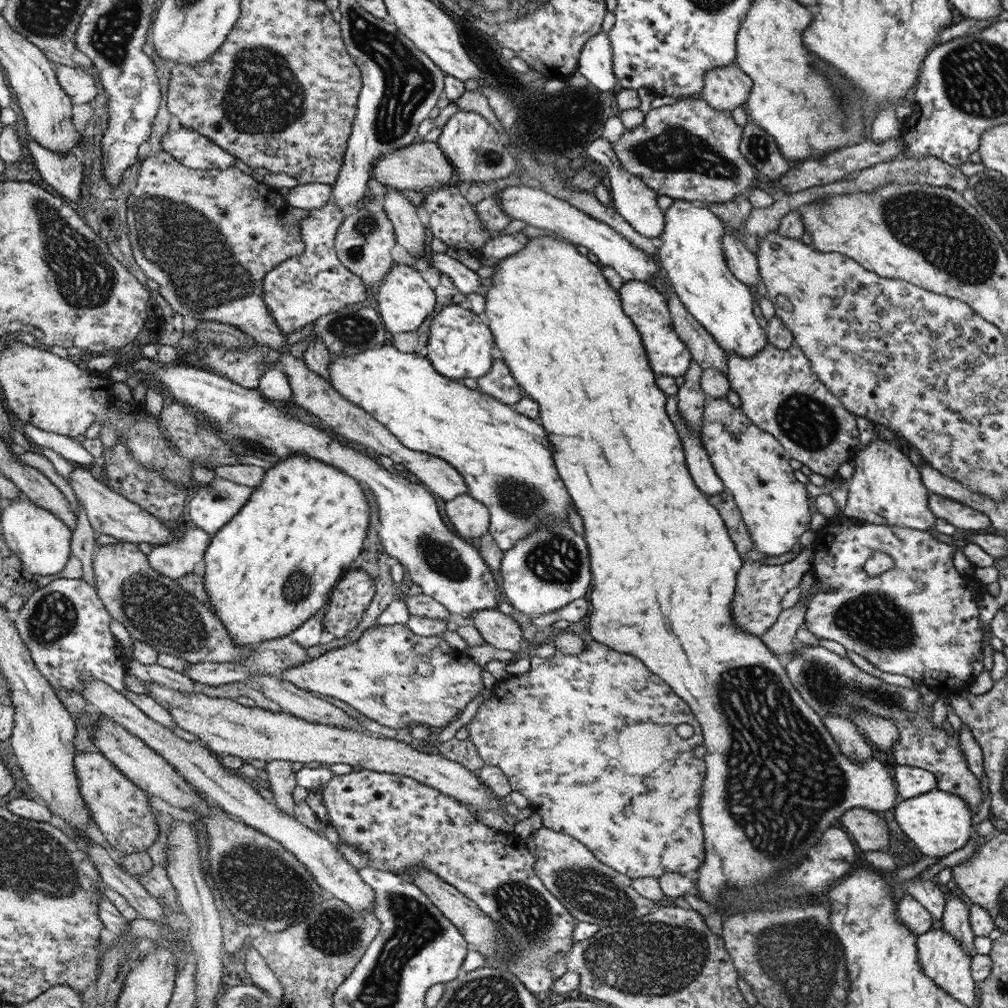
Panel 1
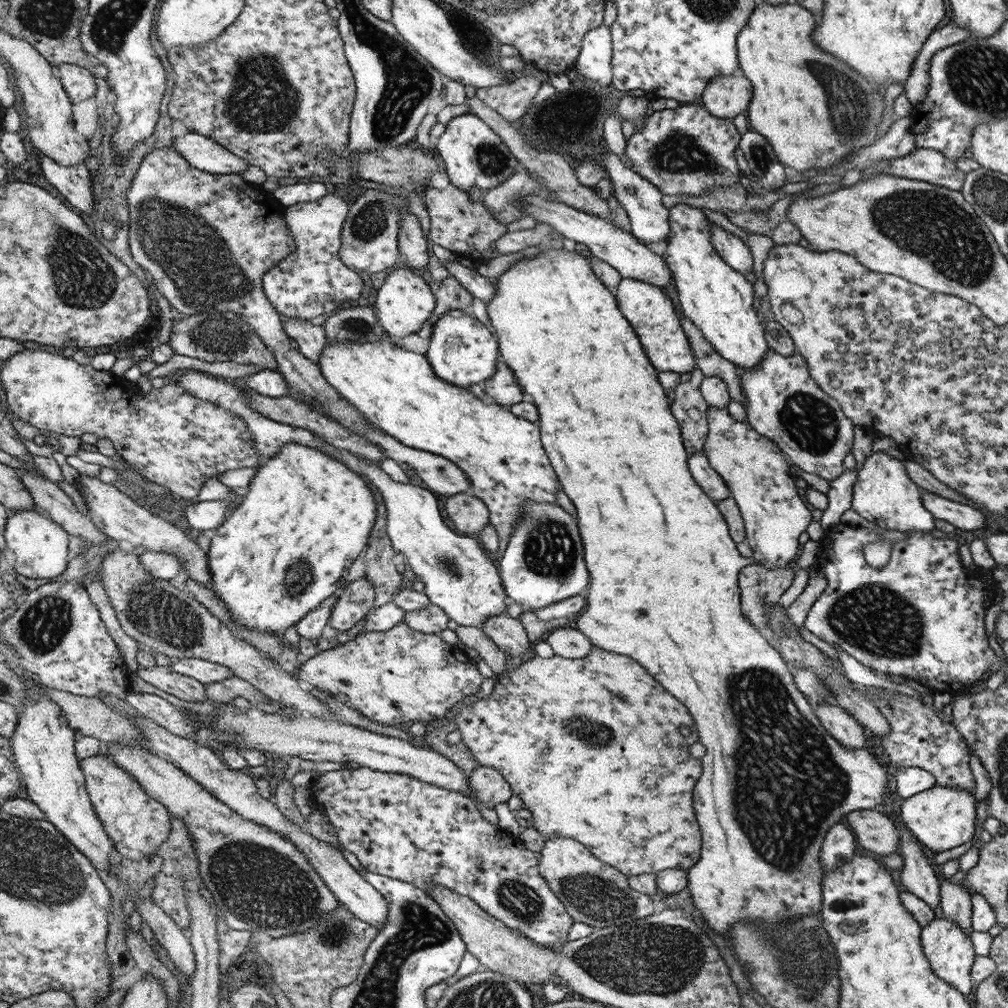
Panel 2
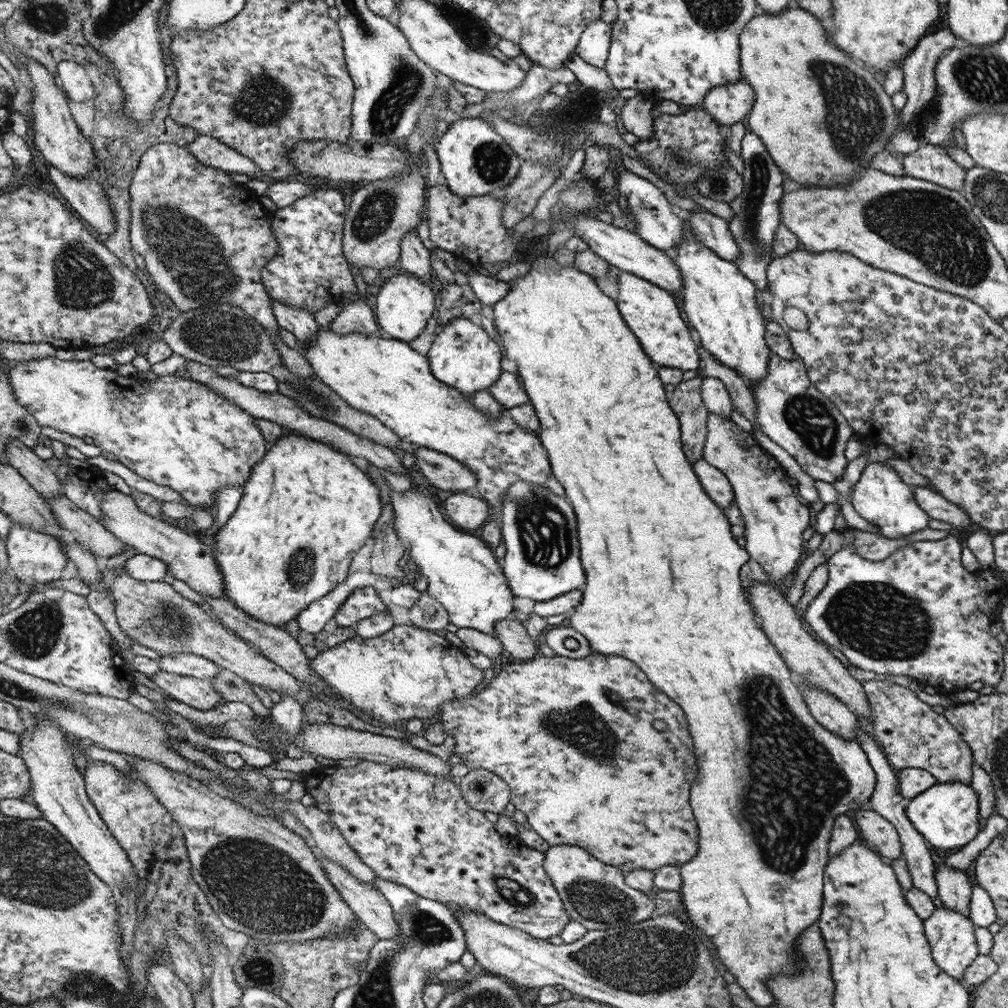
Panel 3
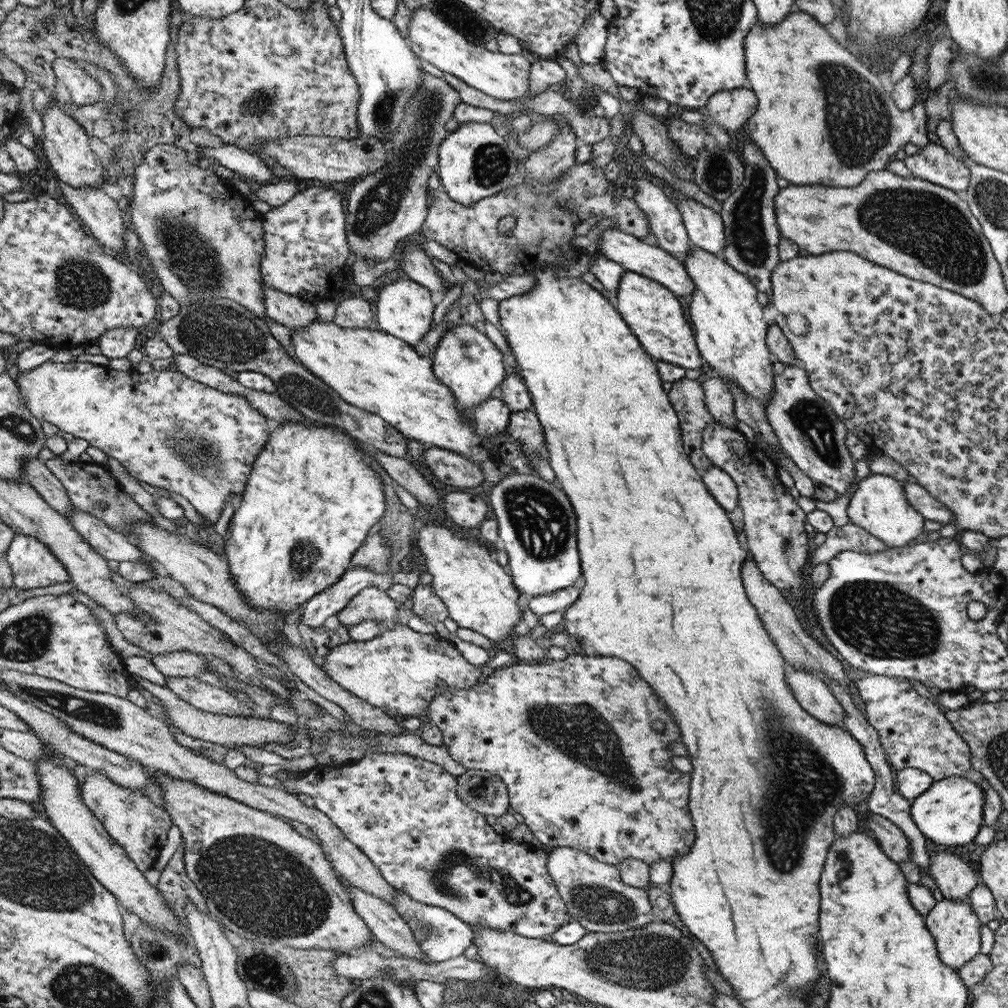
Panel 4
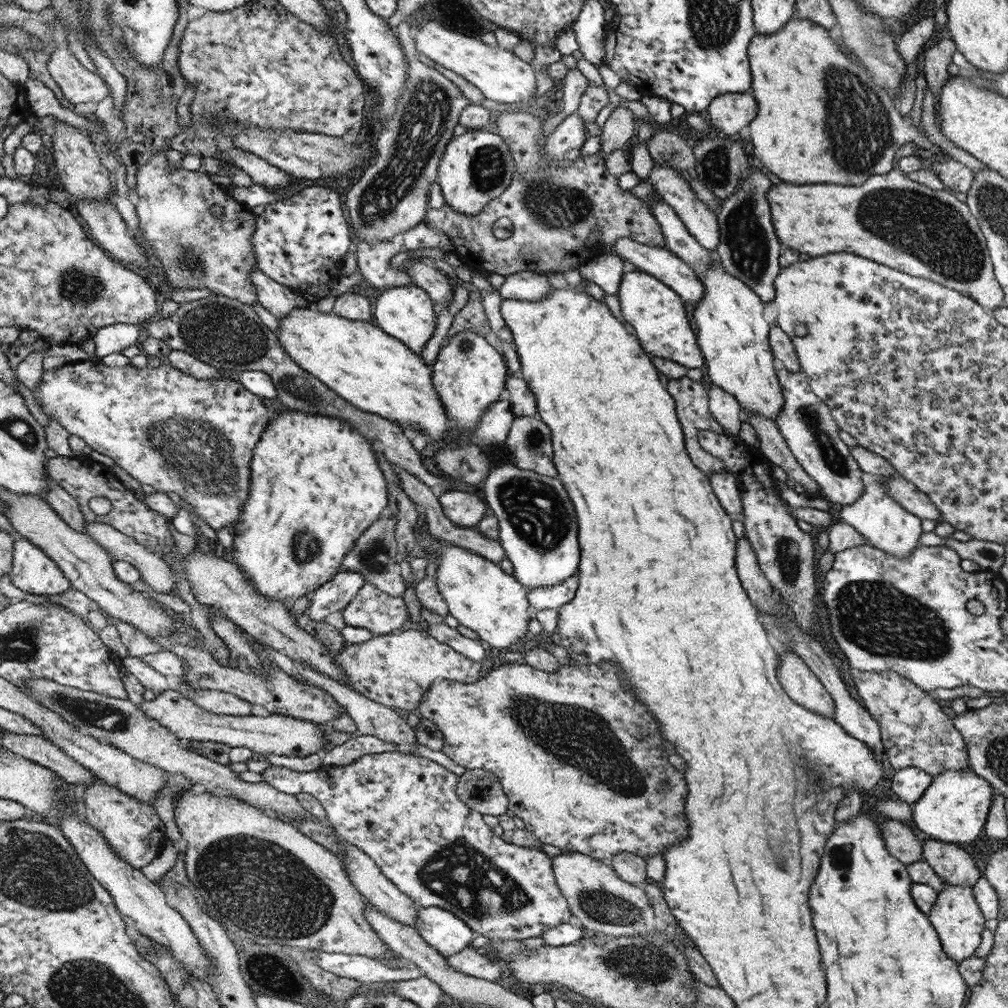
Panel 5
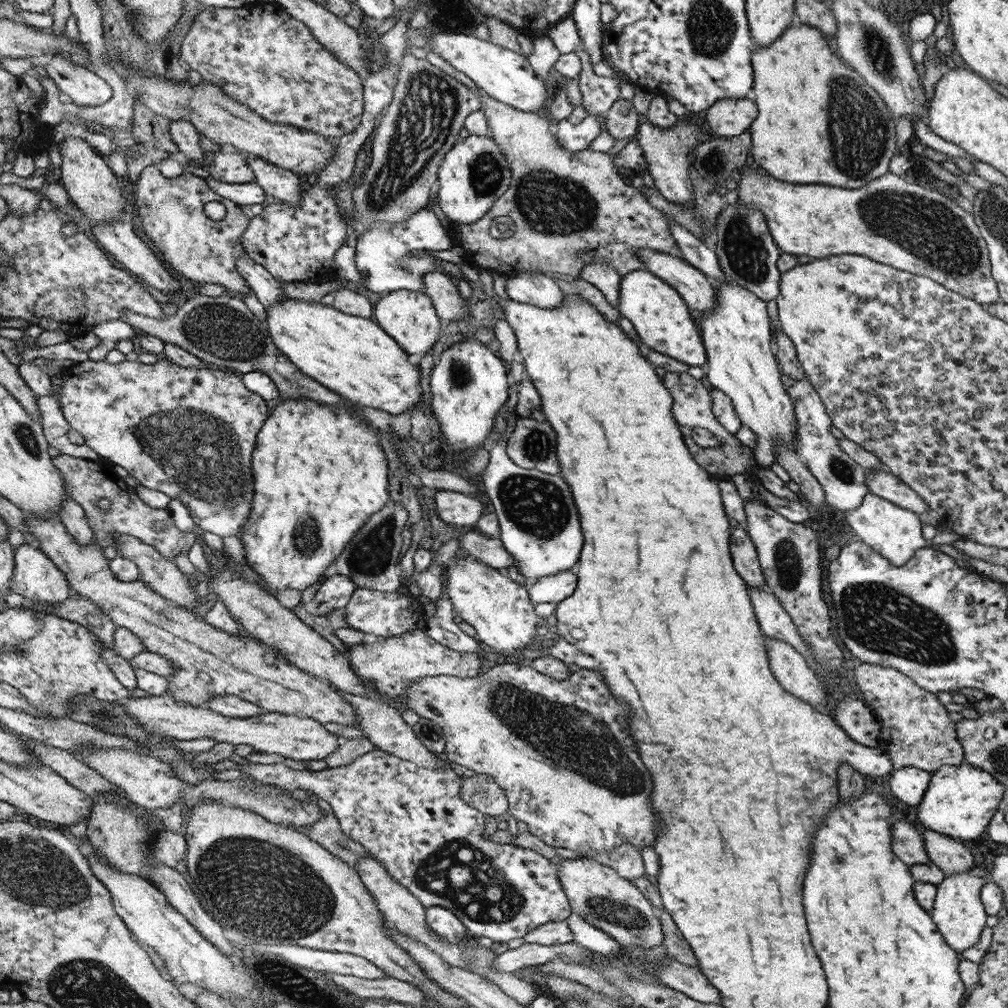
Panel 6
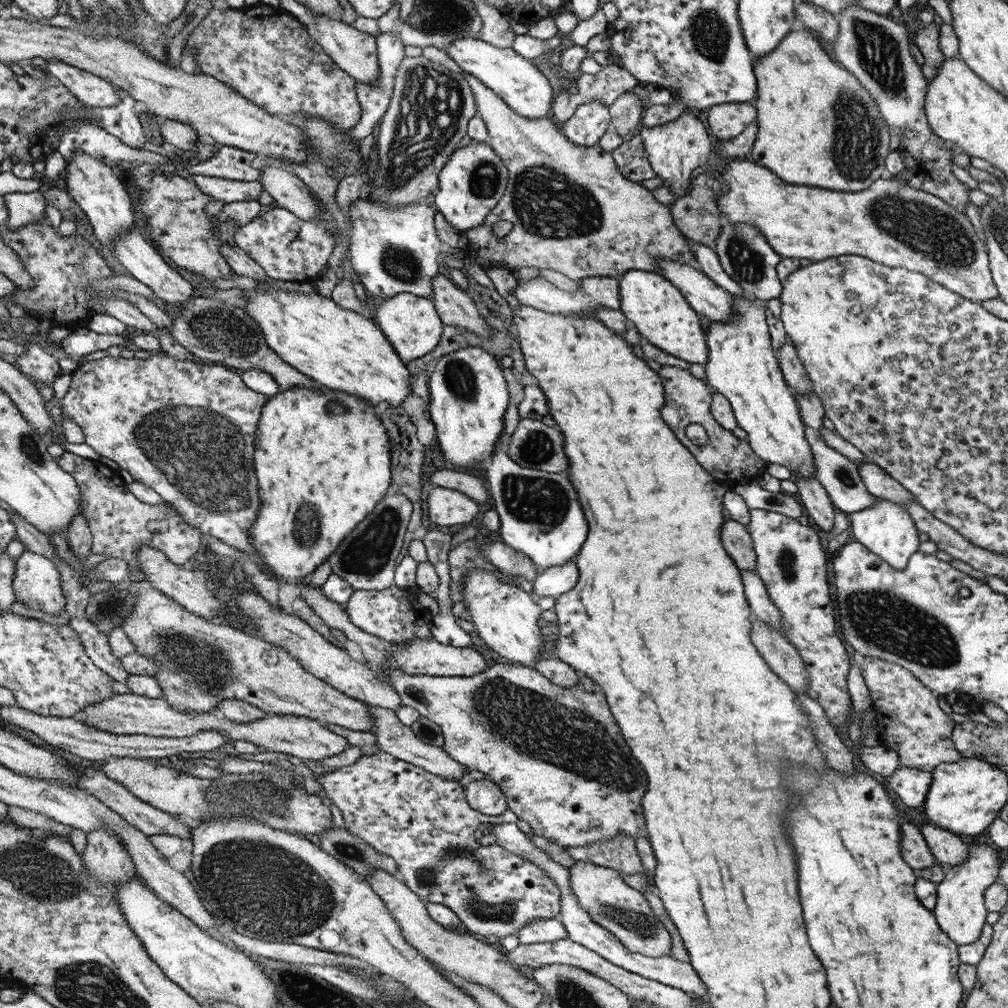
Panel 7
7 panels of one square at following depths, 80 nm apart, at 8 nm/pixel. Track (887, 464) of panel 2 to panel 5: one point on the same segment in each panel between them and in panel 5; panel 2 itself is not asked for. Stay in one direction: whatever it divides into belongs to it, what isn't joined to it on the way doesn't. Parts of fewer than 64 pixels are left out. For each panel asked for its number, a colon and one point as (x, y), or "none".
3: (881, 496)
4: (879, 505)
5: (890, 527)

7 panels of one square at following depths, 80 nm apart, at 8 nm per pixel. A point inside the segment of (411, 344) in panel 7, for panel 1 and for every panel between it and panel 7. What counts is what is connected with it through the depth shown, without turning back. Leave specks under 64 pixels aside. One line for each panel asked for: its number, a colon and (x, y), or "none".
1: (404, 300)
2: (404, 302)
3: (404, 305)
4: (404, 309)
5: (405, 312)
6: (408, 316)

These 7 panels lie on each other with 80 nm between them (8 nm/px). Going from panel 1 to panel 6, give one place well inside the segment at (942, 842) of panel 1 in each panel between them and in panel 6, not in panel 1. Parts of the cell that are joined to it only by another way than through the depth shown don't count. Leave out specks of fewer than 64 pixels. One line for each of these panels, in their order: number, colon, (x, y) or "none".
2: (941, 818)
3: (946, 815)
4: (949, 812)
5: (954, 808)
6: (959, 802)

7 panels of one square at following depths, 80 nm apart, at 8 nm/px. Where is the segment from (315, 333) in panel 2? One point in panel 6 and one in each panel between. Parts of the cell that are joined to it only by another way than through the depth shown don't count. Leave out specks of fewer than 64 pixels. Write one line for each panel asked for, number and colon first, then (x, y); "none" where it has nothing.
3: (300, 321)
4: (293, 312)
5: (277, 299)
6: (268, 290)

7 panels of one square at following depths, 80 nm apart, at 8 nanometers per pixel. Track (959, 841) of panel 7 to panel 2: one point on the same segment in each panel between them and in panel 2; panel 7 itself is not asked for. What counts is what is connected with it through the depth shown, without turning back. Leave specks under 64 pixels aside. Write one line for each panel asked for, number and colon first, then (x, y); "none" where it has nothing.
2: (955, 900)
3: (954, 888)
4: (955, 879)
5: (953, 865)
6: (953, 856)

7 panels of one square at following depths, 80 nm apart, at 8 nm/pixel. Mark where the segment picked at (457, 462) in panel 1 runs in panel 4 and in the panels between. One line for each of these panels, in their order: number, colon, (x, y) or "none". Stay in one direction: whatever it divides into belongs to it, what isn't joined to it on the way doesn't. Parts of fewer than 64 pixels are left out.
2: (503, 456)
3: (383, 377)
4: (379, 373)

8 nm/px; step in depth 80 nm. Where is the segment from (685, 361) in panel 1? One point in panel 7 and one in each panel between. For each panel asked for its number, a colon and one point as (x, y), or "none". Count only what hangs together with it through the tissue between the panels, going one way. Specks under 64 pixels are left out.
2: (651, 311)
3: (652, 312)
4: (653, 311)
5: (651, 307)
6: (660, 318)
7: (658, 309)

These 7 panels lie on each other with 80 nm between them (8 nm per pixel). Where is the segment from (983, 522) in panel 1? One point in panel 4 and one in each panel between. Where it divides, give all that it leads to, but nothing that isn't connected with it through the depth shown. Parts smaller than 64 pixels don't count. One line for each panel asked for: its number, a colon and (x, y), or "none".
2: (962, 516)
3: (936, 505)
4: (931, 508)

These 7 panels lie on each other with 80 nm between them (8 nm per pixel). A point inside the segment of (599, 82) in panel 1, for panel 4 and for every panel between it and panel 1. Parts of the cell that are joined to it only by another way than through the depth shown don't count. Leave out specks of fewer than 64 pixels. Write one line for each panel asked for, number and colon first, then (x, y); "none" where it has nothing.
2: (594, 62)
3: (593, 47)
4: (590, 40)

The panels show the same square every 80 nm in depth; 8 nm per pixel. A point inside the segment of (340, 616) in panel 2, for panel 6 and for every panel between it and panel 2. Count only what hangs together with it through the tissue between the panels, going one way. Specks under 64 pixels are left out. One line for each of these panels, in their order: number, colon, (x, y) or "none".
3: (363, 602)
4: (372, 603)
5: (371, 608)
6: (388, 614)

